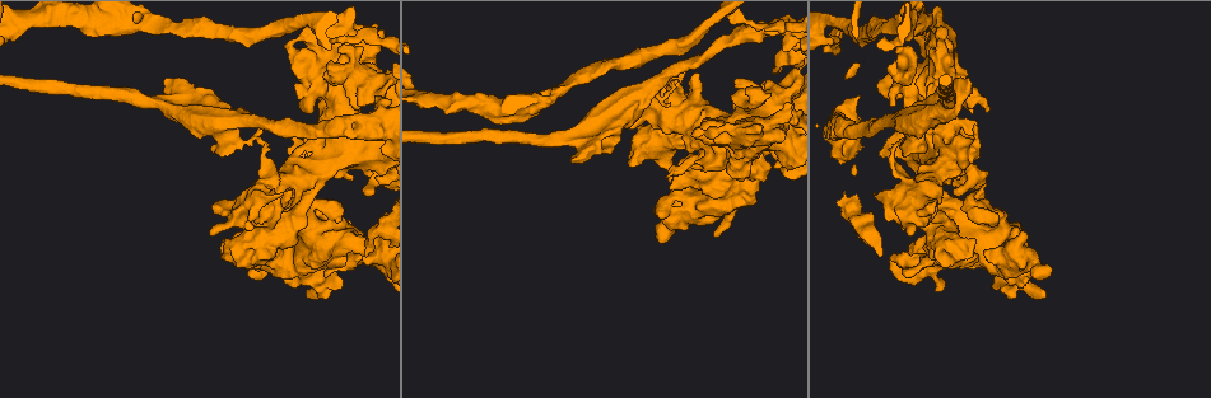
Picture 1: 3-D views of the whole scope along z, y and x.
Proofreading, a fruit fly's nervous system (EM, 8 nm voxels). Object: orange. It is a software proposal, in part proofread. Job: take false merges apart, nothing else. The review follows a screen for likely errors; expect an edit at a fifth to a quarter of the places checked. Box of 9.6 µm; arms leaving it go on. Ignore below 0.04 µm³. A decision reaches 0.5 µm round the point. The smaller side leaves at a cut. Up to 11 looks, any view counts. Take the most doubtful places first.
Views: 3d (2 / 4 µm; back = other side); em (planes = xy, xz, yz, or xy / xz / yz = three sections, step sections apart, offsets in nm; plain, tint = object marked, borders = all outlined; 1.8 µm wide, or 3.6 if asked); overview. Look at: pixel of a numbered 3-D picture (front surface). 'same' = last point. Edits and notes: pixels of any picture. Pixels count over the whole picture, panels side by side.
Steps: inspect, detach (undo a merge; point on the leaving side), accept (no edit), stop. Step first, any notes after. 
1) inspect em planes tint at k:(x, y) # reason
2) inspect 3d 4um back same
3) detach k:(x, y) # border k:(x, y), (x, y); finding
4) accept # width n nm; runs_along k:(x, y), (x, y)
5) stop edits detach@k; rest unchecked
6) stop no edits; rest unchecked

inspect 3d 4um at 1:(227, 125) # three-way junction

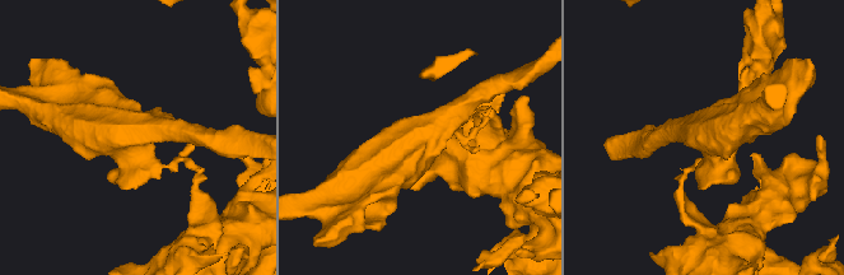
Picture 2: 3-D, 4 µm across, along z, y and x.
inspect em 3.6um xy step 4 tint at 2:(424, 137)

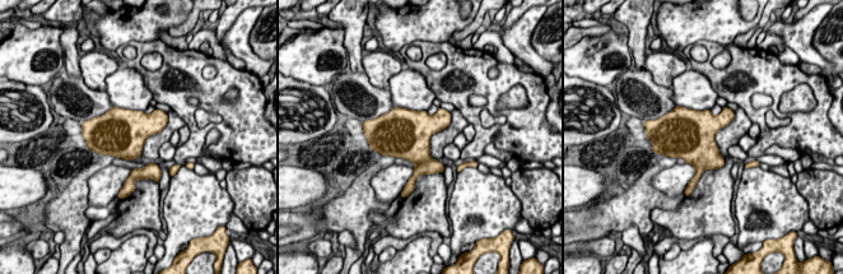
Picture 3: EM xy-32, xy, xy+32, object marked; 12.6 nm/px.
accept # width 550 nm; one neuron here

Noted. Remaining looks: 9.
inspect em planes tint at 1:(692, 117) # closes a loop

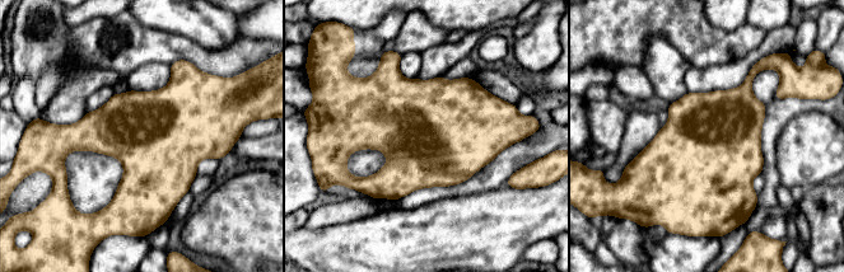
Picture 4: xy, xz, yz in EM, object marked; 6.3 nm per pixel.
accept # all the same neuron

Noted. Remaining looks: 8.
inspect 3d 4um at 1:(364, 77) # four or more arms meet

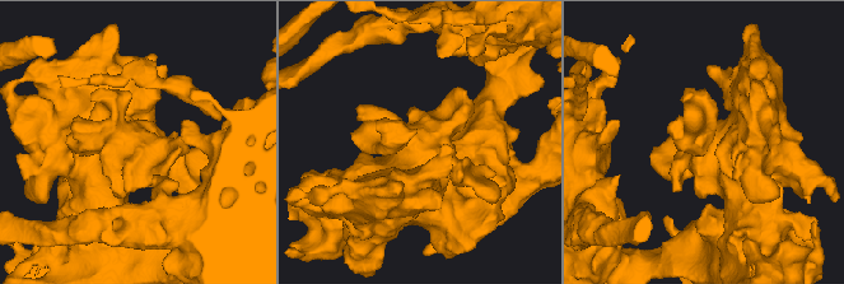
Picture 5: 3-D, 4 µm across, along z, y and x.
inspect em 3.6um planes tint at 5:(134, 139)

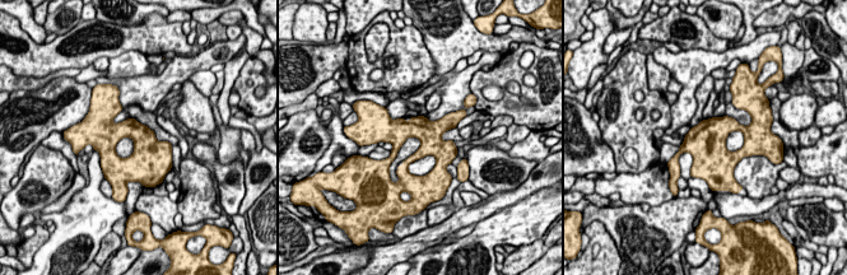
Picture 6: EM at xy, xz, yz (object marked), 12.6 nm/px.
accept # runs_along 6:(384, 136), (422, 131), (454, 152); all the same neuron

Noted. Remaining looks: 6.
inspect 3d 4um at 1:(367, 124) # sharp bend

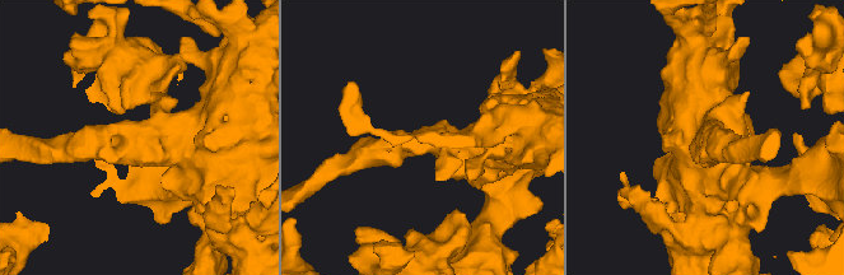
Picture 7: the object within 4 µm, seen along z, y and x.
inspect em planes tint at 7:(141, 137) # need the tissue

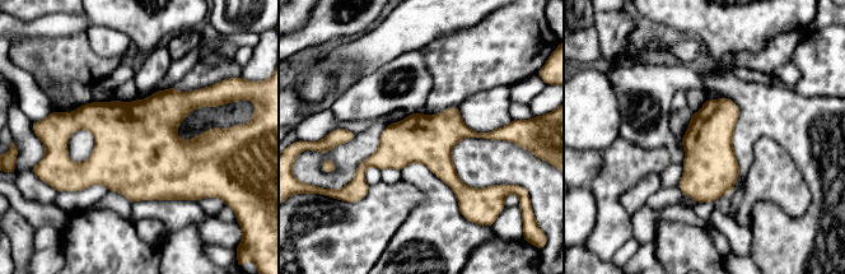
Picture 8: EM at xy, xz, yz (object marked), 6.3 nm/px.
accept # width 300 nm; runs_along 8:(498, 131), (409, 140), (356, 177); one neuron here

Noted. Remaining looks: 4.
stop no edits; rest unchecked

